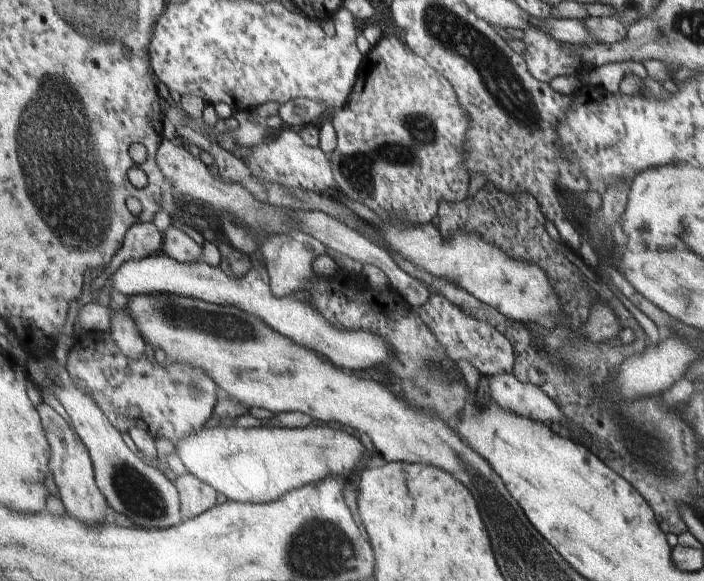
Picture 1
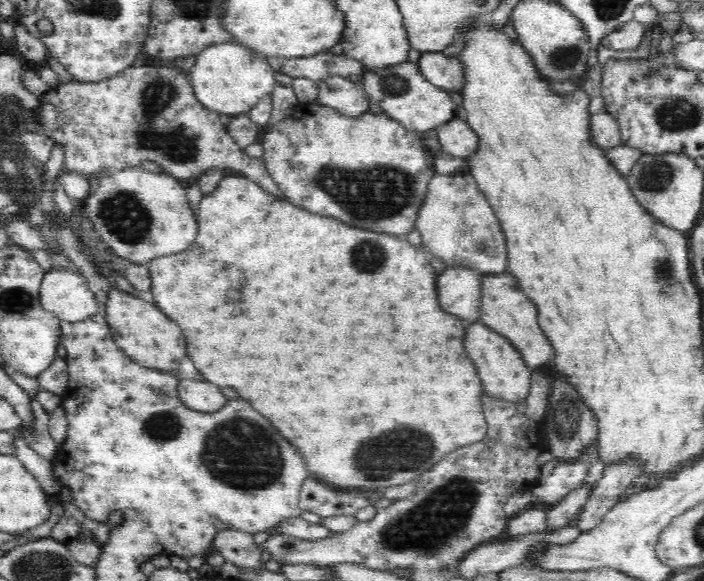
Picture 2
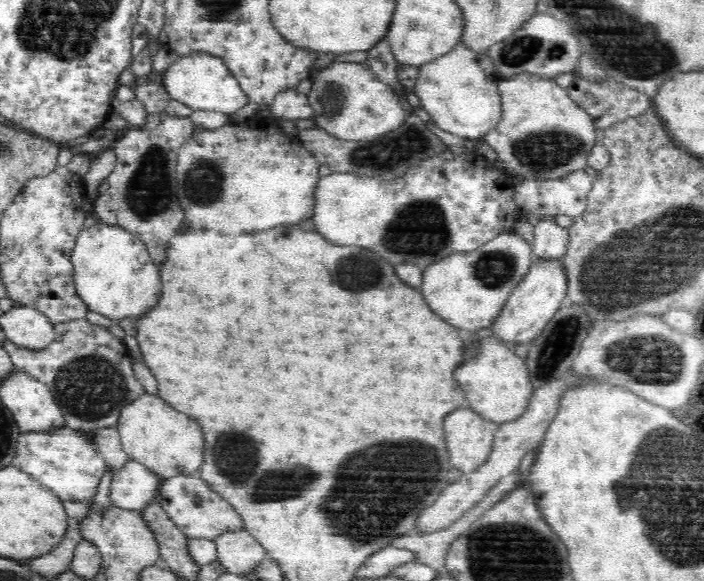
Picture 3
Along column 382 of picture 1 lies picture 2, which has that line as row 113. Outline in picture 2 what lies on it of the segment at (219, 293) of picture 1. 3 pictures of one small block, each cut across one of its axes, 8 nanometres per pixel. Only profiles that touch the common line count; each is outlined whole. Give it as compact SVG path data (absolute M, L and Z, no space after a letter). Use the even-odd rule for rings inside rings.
M340 76L317 81L316 102L333 108L342 116L357 117L369 109L369 100L361 81L352 82Z

